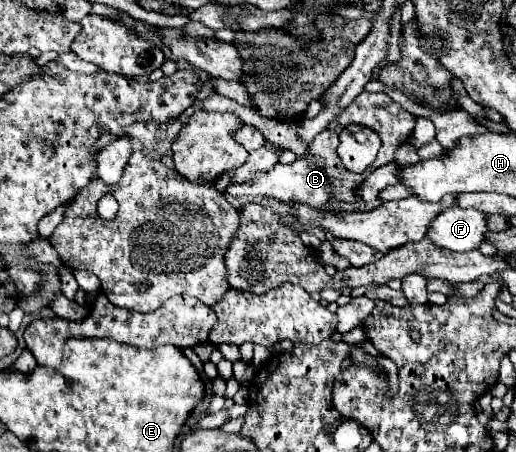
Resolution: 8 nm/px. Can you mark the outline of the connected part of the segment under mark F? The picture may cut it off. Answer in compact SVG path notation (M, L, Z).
M450 207L430 225L428 237L438 247L466 253L478 249L488 231L488 215L478 209Z

